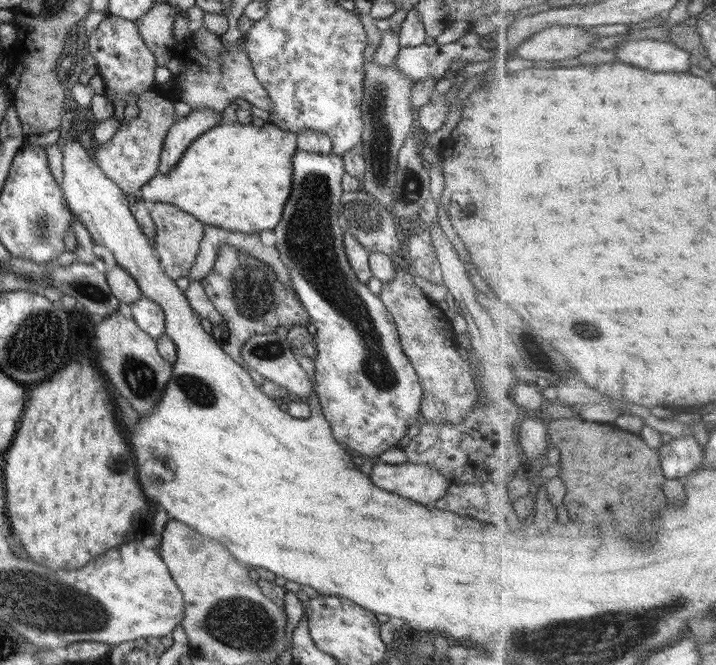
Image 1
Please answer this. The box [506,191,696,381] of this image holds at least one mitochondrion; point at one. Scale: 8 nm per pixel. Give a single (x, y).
(581, 332)

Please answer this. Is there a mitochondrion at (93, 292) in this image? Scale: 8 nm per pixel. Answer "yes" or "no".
yes

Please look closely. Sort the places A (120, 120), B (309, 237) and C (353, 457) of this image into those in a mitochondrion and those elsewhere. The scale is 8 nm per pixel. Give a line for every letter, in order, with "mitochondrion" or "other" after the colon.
A: other
B: mitochondrion
C: other

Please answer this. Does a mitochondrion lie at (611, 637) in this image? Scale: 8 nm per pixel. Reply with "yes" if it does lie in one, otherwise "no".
yes

